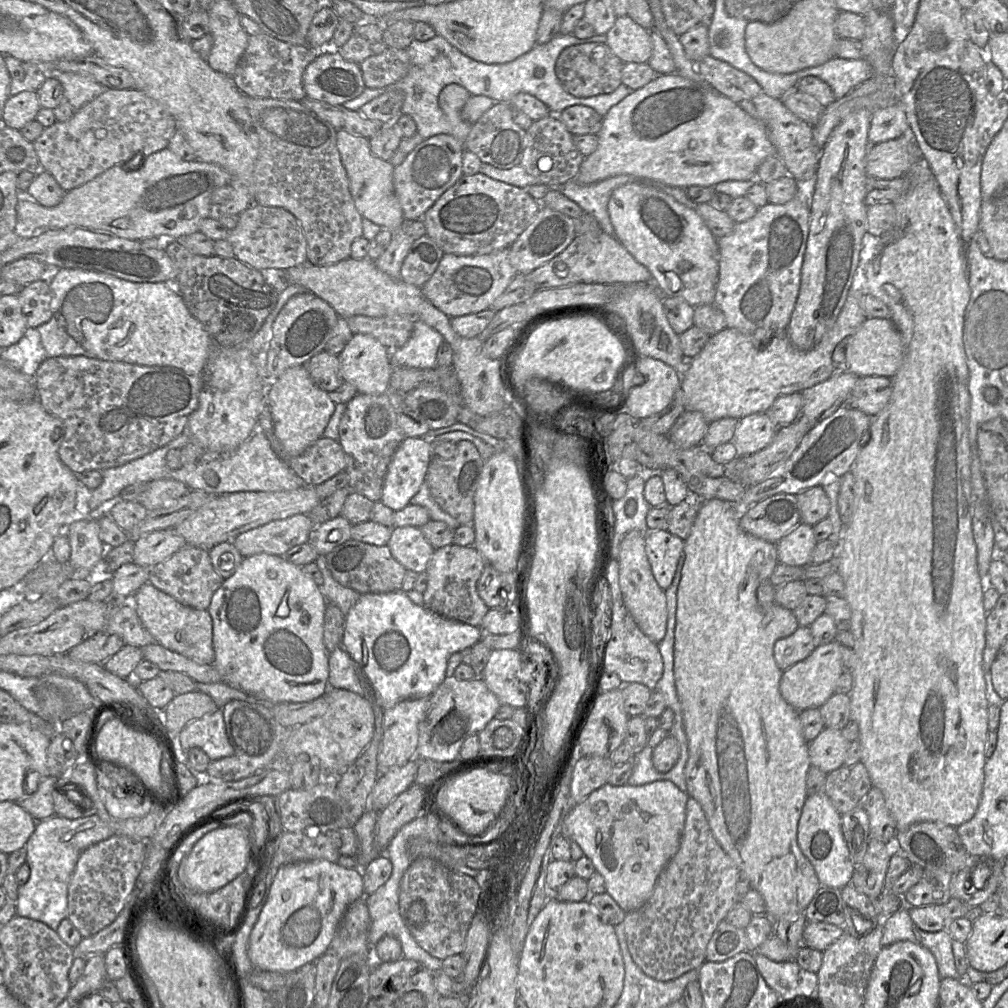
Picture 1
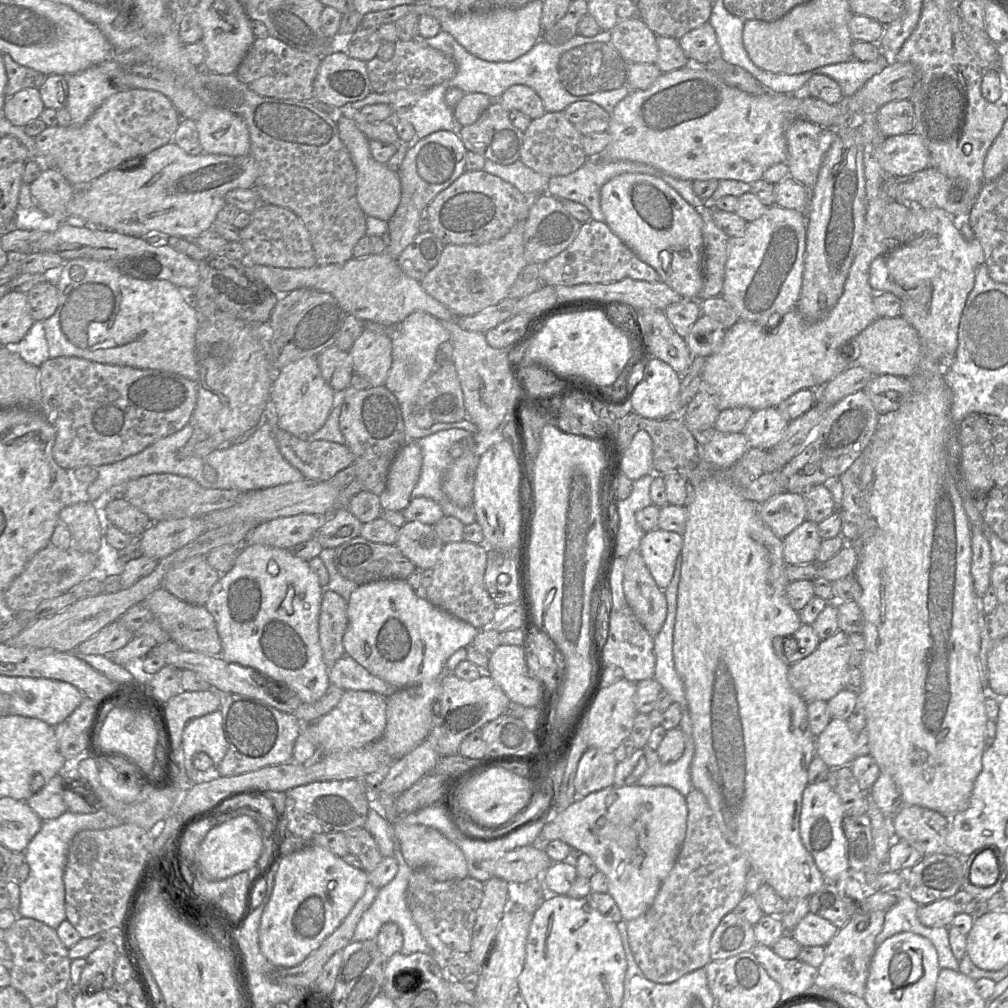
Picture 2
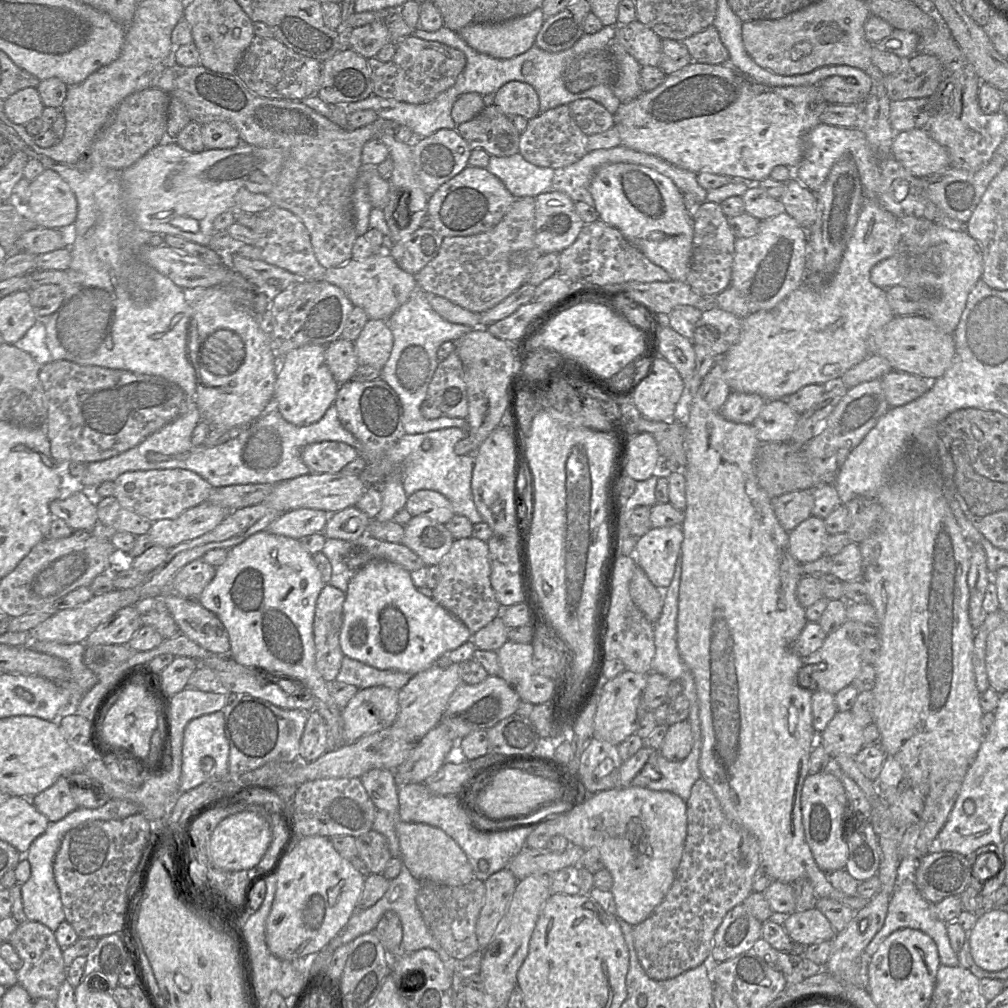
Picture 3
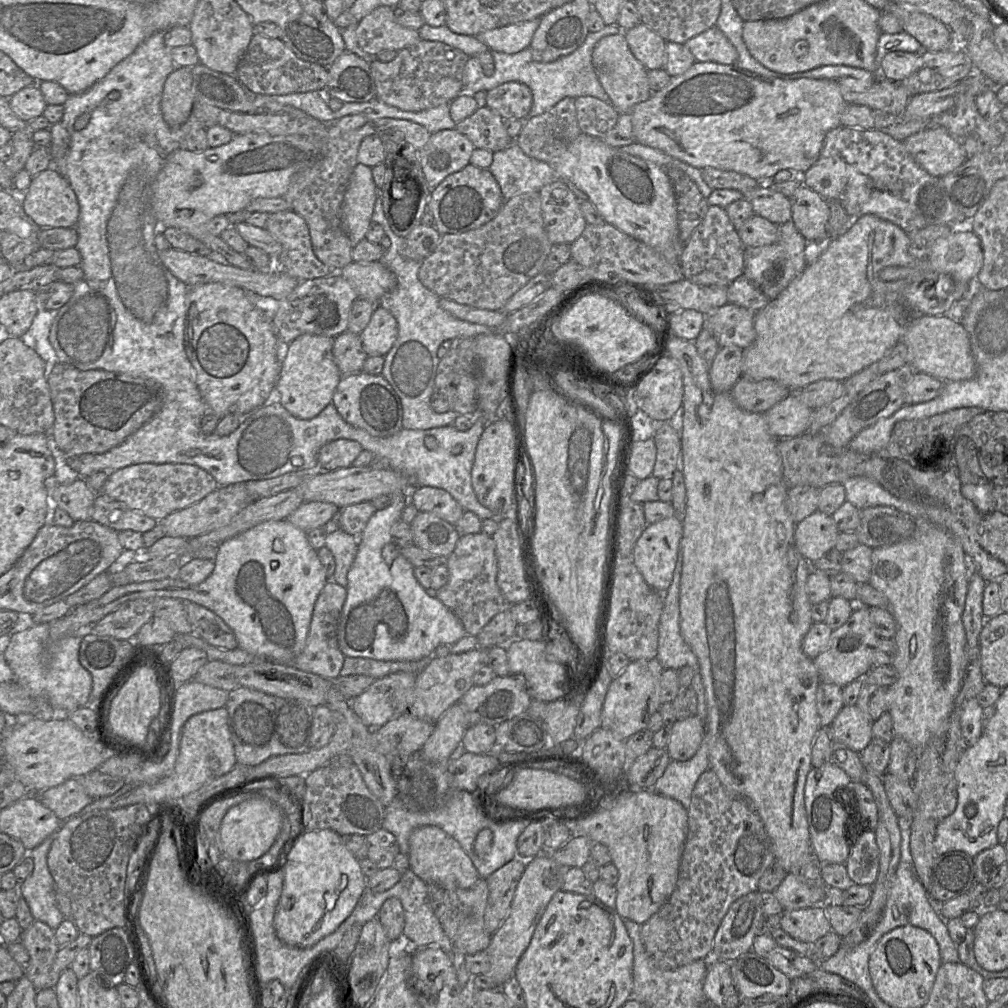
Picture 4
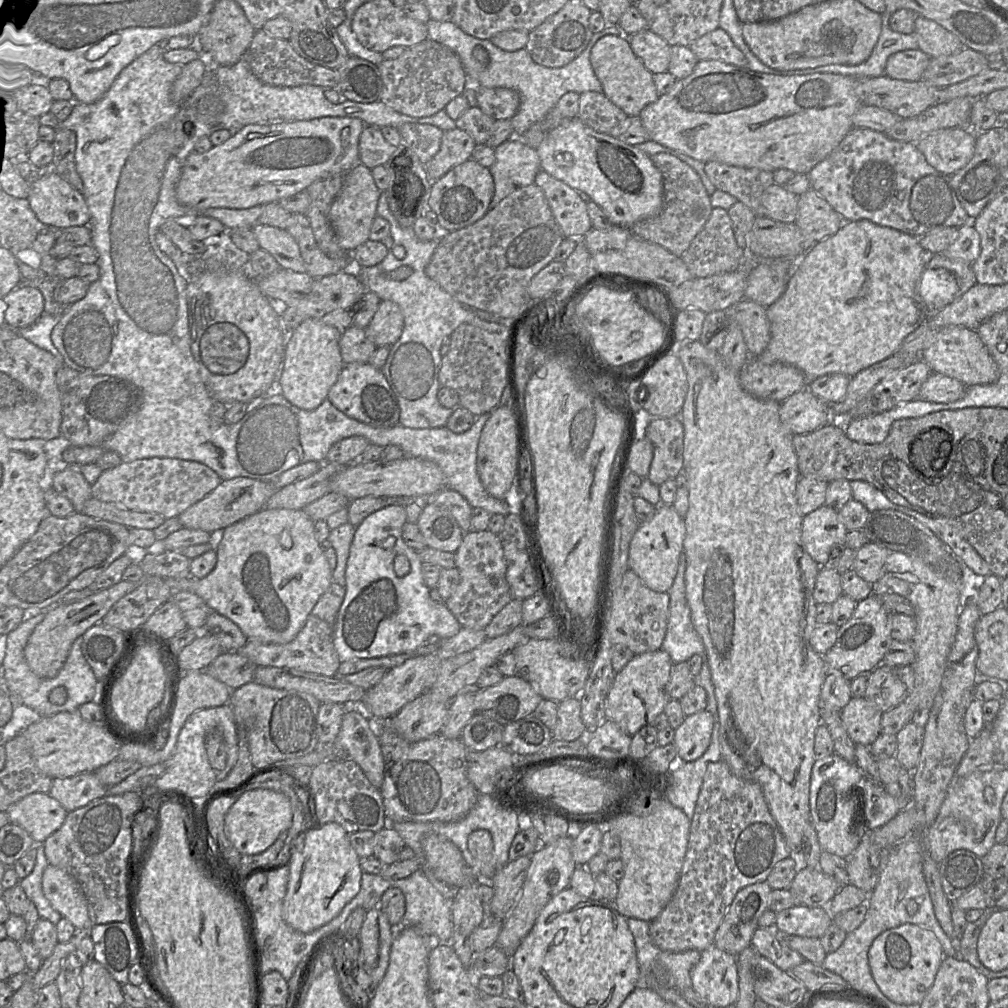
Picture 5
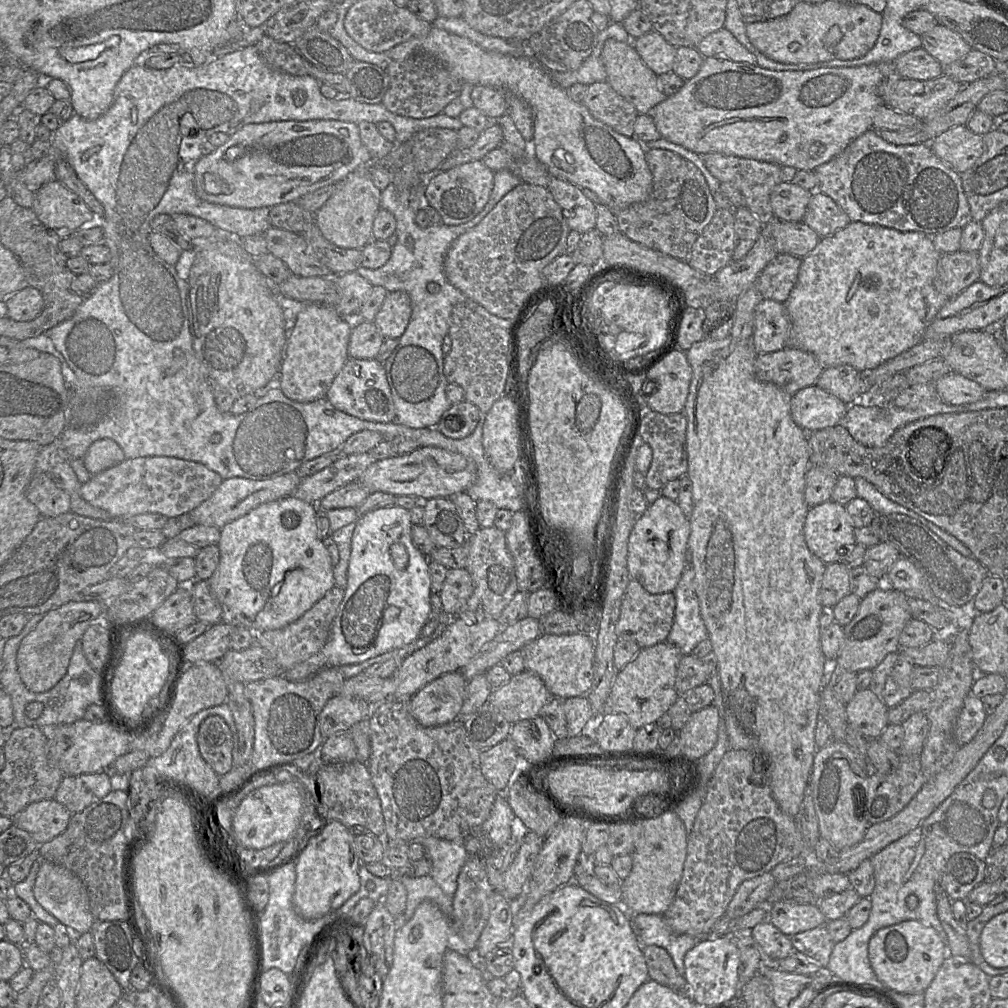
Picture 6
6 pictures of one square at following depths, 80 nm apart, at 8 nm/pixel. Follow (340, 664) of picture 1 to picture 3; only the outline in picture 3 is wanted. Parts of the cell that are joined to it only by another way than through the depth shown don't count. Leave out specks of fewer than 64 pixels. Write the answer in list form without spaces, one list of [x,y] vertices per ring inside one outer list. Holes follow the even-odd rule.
[[[344,655],[336,680],[359,690],[383,686],[399,691],[413,676],[400,671],[380,670]]]

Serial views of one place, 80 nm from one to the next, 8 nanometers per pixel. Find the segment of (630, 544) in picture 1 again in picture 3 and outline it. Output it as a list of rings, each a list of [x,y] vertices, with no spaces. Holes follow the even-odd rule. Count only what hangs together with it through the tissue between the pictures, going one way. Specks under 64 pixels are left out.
[[[639,566],[636,567],[630,580],[629,592],[635,605],[654,624],[661,615],[665,594],[652,584]]]

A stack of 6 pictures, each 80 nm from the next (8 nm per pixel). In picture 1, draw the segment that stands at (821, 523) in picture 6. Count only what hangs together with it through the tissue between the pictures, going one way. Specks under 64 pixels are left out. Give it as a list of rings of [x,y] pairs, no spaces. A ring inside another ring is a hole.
[[[800,523],[777,544],[777,557],[781,564],[804,567],[811,563],[817,541],[813,526]]]

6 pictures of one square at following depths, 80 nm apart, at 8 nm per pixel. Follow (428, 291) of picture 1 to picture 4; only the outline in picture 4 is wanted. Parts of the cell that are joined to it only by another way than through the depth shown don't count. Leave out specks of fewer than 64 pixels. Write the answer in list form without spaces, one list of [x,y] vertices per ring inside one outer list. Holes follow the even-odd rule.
[[[539,192],[523,193],[504,200],[496,216],[480,228],[442,234],[435,251],[422,261],[418,278],[438,297],[501,311],[520,288],[542,272],[552,246],[544,228]]]

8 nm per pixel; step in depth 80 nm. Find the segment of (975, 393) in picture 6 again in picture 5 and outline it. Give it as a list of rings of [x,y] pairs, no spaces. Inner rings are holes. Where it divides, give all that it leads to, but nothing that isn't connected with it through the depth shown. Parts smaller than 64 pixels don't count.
[[[932,372],[921,386],[919,398],[936,403],[951,403],[962,398],[966,388],[957,379]]]

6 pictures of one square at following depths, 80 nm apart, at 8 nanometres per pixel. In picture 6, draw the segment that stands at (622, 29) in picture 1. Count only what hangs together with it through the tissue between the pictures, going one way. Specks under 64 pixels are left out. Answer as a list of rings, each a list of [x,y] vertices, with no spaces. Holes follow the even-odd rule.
[[[654,30],[632,39],[632,45],[642,61],[657,76],[673,71],[676,47]]]

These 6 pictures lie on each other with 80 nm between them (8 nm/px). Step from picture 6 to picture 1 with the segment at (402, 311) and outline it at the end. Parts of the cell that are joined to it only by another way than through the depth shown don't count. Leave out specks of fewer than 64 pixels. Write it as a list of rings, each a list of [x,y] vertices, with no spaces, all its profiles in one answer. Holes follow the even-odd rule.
[[[354,334],[338,358],[343,381],[352,384],[358,394],[380,395],[388,391],[392,371],[391,351],[374,337]]]

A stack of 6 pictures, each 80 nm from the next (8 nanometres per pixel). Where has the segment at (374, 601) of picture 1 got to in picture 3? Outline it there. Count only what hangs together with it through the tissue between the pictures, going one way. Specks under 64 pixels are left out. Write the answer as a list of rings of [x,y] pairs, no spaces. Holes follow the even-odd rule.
[[[374,560],[359,569],[350,579],[343,604],[343,622],[339,643],[344,655],[380,670],[394,670],[410,674],[422,672],[435,664],[447,651],[454,650],[472,639],[473,633],[451,612],[426,597],[413,584],[411,574],[402,566]]]

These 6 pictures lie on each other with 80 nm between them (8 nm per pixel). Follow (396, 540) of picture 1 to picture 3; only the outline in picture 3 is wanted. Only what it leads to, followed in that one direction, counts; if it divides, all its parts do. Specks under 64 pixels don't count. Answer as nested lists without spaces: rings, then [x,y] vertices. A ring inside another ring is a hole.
[[[415,516],[404,525],[402,544],[414,551],[425,566],[438,565],[449,552],[454,538],[445,524],[424,516]]]

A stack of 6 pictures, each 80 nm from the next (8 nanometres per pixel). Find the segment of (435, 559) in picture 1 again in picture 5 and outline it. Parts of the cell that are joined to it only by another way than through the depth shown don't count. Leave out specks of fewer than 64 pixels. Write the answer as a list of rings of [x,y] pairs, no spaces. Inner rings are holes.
[[[489,530],[465,532],[454,554],[460,581],[444,603],[462,627],[484,630],[493,617],[513,599],[506,579],[507,564],[501,540],[498,534]]]

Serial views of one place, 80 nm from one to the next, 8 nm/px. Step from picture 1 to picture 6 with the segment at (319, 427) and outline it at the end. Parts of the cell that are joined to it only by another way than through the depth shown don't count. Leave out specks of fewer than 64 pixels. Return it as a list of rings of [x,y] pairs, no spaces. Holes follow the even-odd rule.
[[[304,303],[286,343],[286,356],[281,364],[281,390],[288,398],[301,402],[312,402],[326,396],[334,378],[348,360],[348,344],[354,321],[340,316],[332,306]]]

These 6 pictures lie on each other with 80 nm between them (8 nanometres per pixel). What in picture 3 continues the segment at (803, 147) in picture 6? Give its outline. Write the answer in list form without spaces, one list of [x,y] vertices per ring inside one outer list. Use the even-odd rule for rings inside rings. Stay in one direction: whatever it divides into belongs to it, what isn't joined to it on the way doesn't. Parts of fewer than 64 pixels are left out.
[[[691,61],[690,64],[679,71],[667,75],[663,83],[654,90],[643,92],[632,101],[620,104],[614,114],[614,127],[618,130],[621,145],[624,147],[657,156],[681,169],[696,174],[712,173],[725,175],[732,177],[734,181],[755,184],[768,178],[776,166],[788,166],[794,171],[803,156],[804,137],[811,129],[821,123],[820,116],[827,105],[829,104],[825,101],[816,85],[771,87],[753,81],[735,70],[730,64],[711,65]]]

